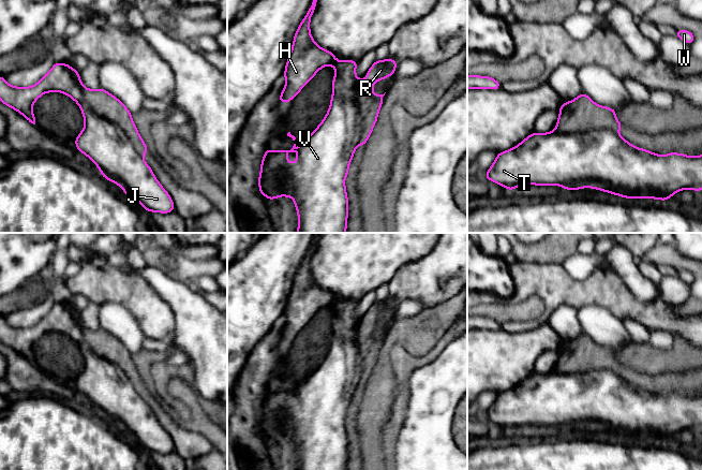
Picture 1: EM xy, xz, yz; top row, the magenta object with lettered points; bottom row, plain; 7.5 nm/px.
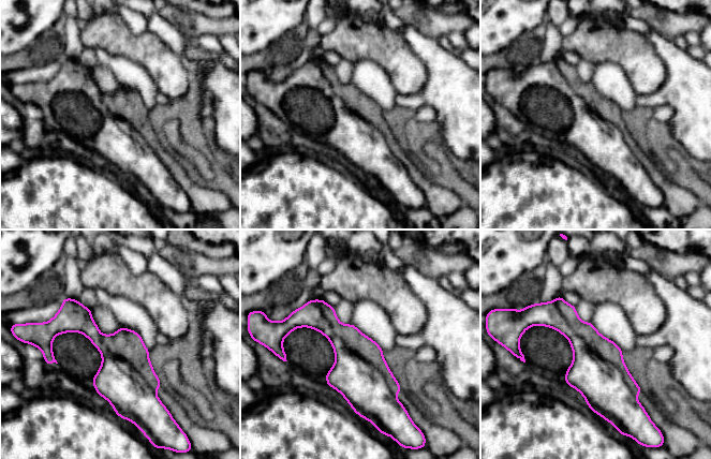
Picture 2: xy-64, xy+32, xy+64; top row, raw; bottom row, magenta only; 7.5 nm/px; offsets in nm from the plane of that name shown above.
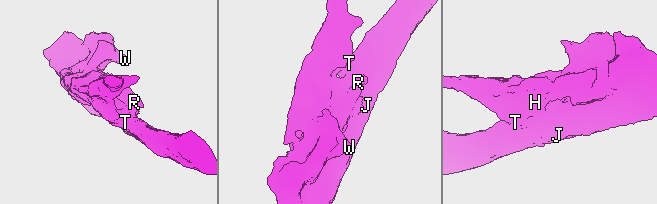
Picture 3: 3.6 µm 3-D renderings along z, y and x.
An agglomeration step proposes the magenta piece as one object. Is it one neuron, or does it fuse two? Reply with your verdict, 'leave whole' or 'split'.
split

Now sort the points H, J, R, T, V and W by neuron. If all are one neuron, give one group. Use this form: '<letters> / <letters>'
H J T V W / R

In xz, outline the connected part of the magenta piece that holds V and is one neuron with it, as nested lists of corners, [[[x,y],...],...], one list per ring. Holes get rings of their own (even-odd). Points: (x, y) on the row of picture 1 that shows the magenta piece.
[[[312,0],[303,20],[297,28],[294,36],[292,50],[288,55],[287,63],[284,70],[285,87],[281,92],[279,101],[288,103],[299,91],[314,77],[314,75],[326,65],[333,65],[335,75],[332,79],[332,97],[330,107],[319,123],[319,126],[302,142],[297,148],[294,144],[290,150],[270,150],[266,148],[264,158],[260,162],[258,188],[262,196],[267,196],[273,201],[278,196],[289,196],[294,200],[296,210],[298,212],[298,230],[297,233],[346,233],[347,216],[348,216],[348,199],[345,188],[345,177],[348,166],[353,160],[354,152],[359,145],[361,138],[361,116],[358,104],[356,102],[357,86],[360,80],[355,73],[358,61],[344,60],[340,61],[334,58],[334,54],[318,46],[310,31],[311,17],[316,10],[318,0]],[[298,151],[298,158],[293,163],[288,163],[287,153]]]

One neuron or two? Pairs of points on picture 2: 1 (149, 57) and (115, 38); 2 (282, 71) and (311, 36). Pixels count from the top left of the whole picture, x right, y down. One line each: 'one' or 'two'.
1: one
2: one

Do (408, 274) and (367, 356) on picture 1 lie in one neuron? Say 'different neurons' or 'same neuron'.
different neurons

